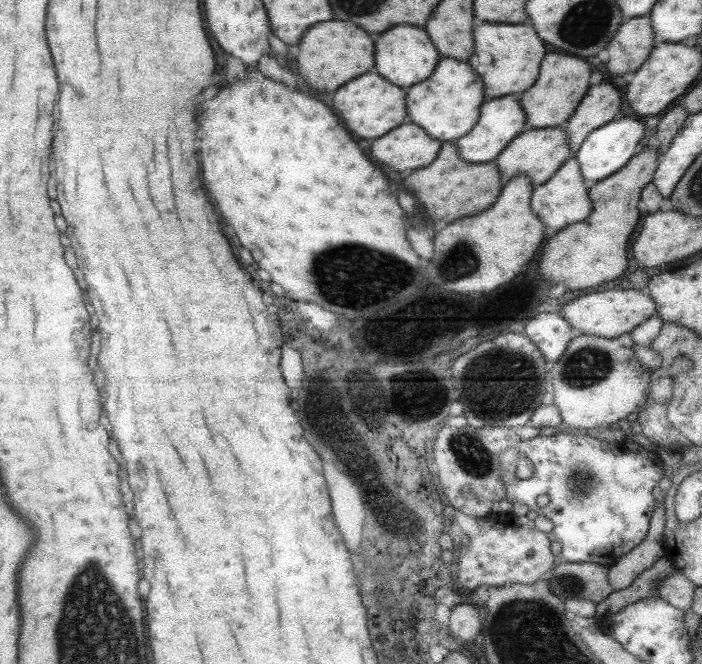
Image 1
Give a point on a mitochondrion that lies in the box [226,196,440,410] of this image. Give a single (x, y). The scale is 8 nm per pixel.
(333, 271)

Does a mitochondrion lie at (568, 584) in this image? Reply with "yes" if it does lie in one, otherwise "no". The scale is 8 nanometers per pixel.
yes

